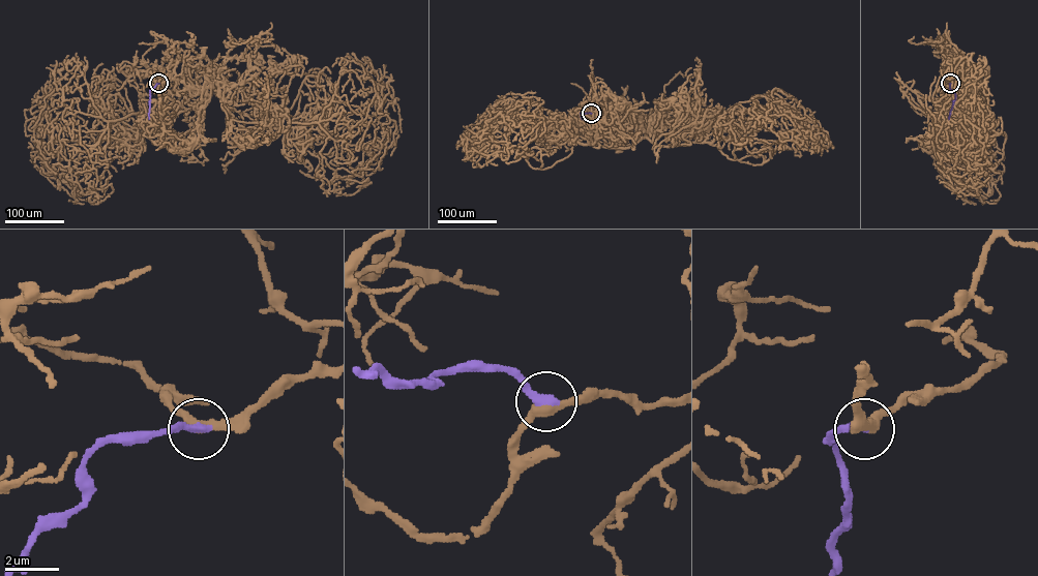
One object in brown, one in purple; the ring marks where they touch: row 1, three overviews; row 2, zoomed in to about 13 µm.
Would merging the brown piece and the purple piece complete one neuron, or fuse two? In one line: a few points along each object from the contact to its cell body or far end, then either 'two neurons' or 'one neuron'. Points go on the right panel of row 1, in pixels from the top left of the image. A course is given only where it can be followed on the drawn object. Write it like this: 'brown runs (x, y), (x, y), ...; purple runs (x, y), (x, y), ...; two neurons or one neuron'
brown runs (950, 83), (945, 73), (950, 58), (962, 57), (981, 85), (981, 74), (984, 71); purple runs (950, 83), (955, 98), (949, 119); one neuron

